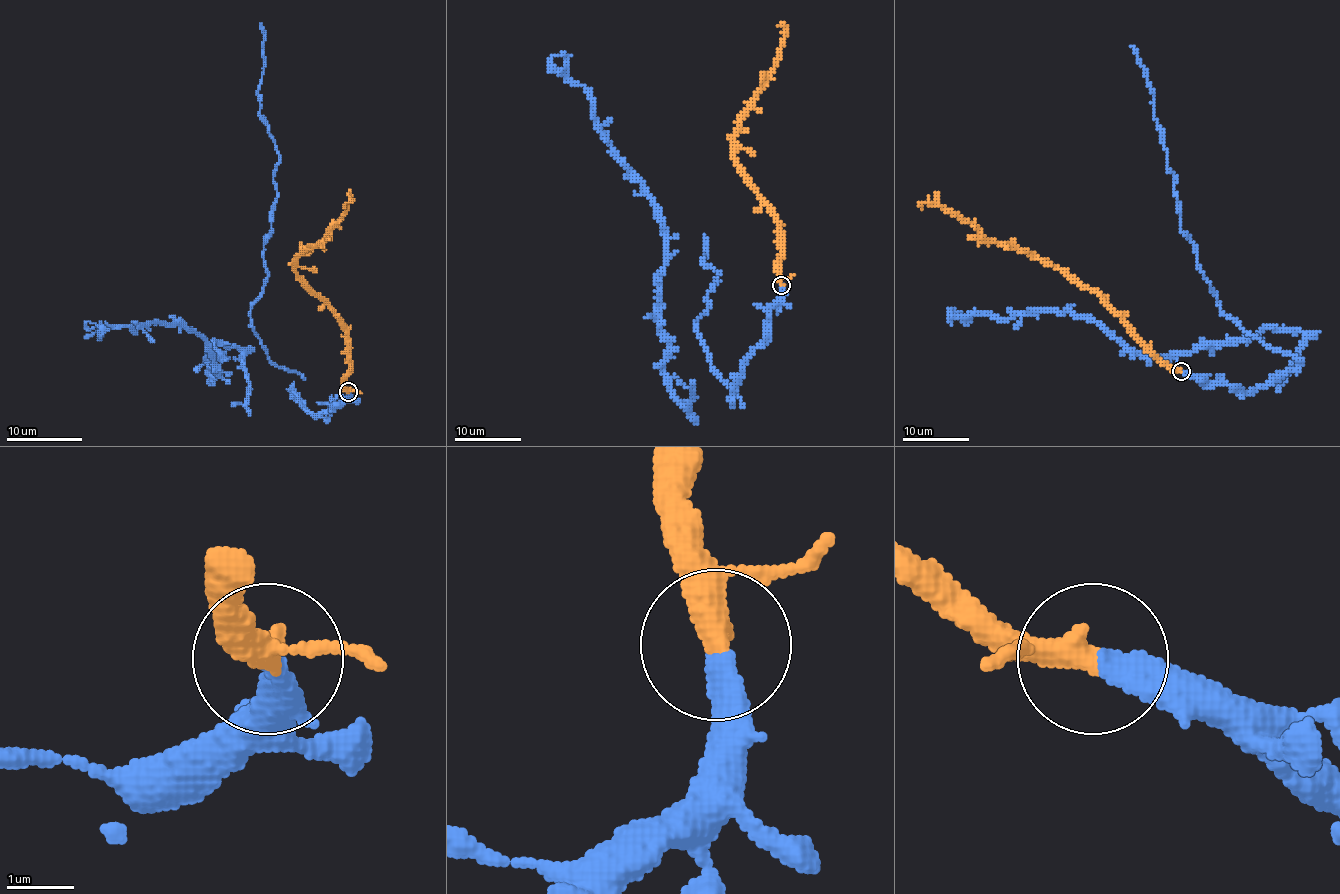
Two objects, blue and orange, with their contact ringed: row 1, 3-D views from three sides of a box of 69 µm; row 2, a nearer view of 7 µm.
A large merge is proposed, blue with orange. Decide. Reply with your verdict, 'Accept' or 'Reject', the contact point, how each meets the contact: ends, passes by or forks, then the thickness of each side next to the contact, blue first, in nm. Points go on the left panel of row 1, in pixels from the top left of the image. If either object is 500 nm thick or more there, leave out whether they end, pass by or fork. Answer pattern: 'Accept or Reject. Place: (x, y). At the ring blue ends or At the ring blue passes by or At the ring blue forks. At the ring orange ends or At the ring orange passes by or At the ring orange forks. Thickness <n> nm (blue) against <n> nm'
Accept. Place: (348, 391). At the ring blue ends. At the ring orange passes by. Thickness 400 nm (blue) against 320 nm

